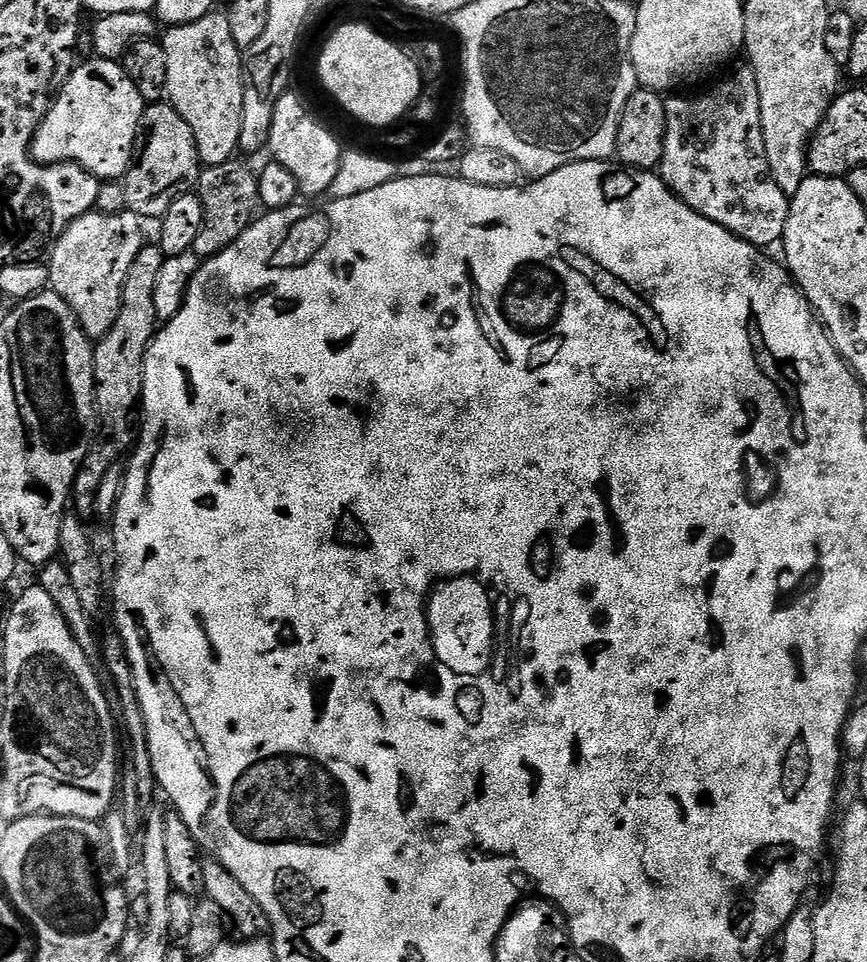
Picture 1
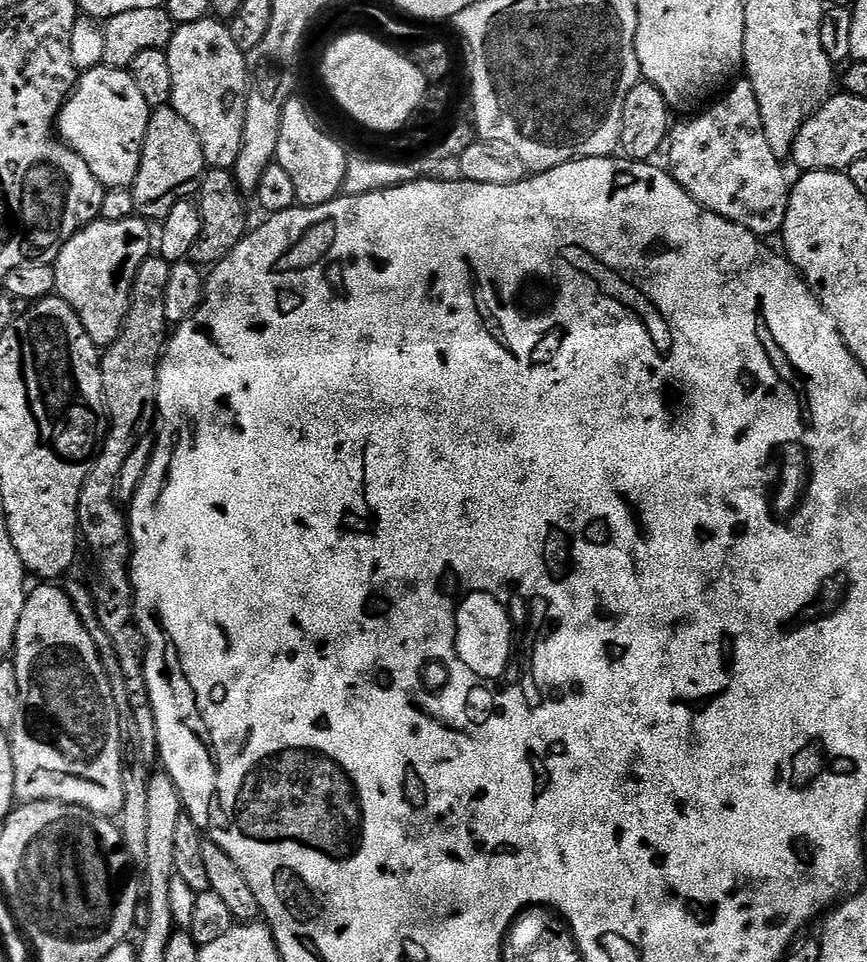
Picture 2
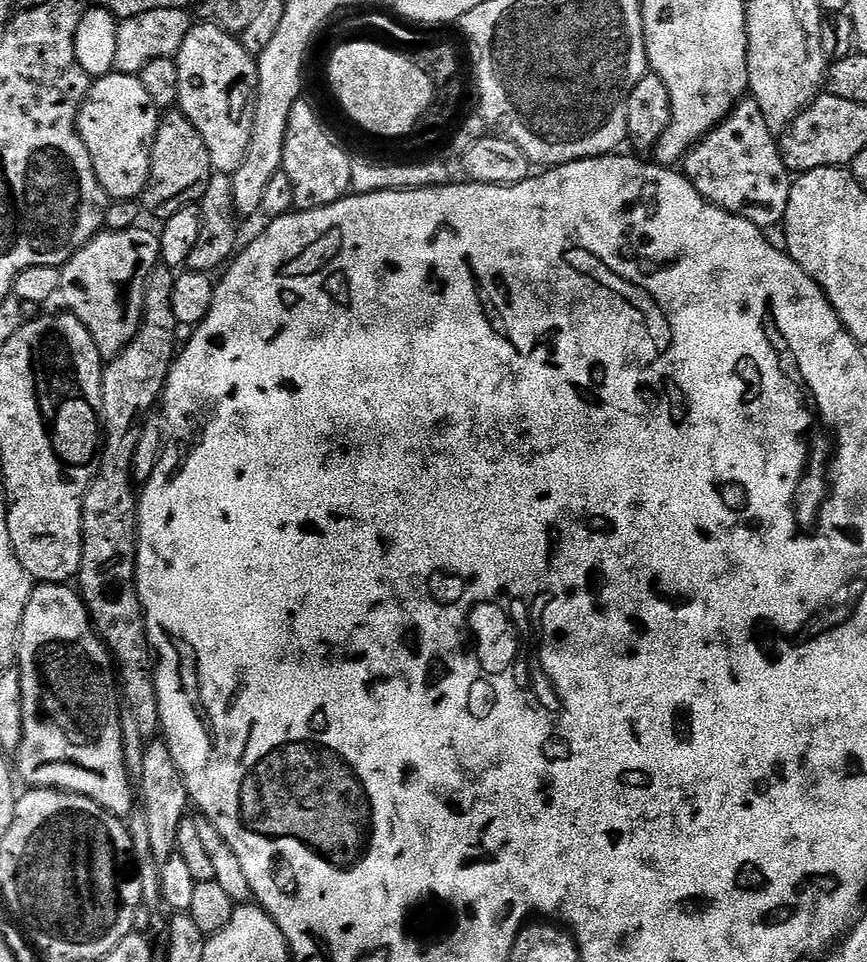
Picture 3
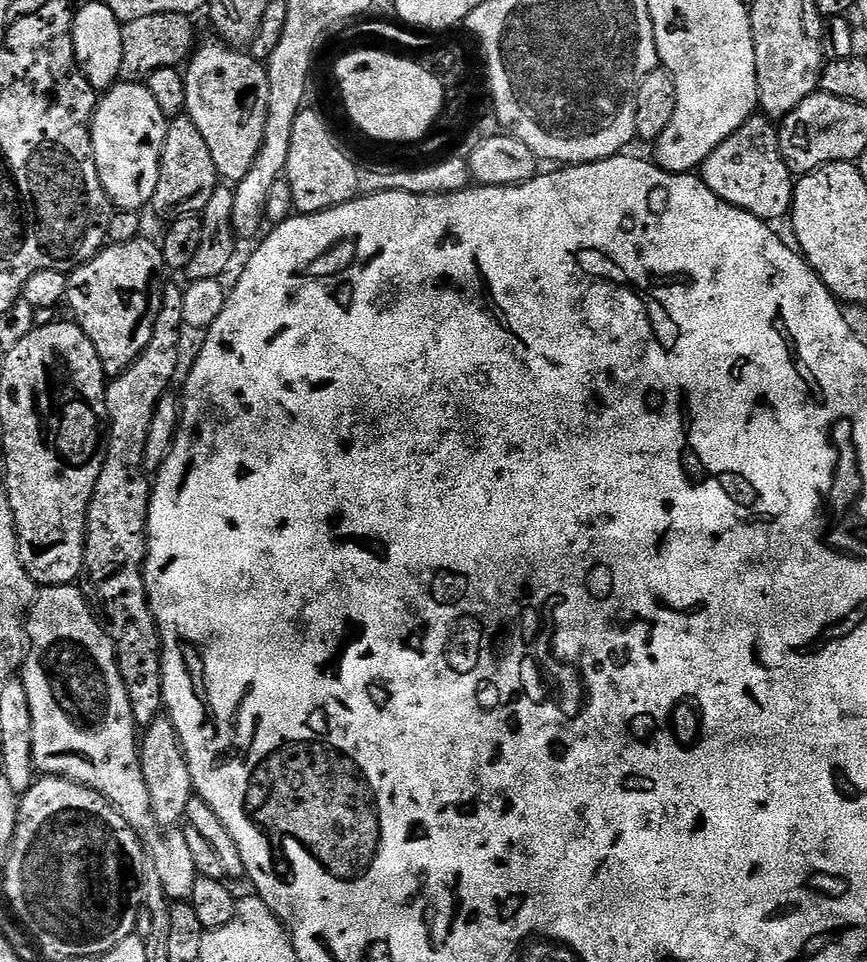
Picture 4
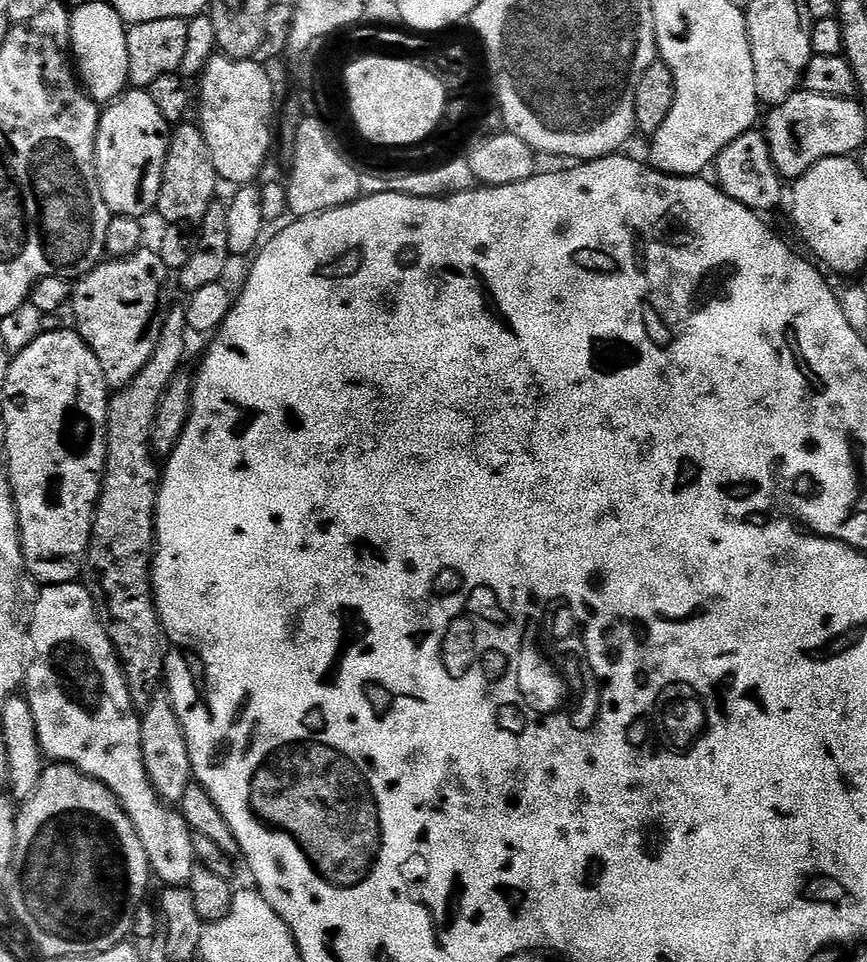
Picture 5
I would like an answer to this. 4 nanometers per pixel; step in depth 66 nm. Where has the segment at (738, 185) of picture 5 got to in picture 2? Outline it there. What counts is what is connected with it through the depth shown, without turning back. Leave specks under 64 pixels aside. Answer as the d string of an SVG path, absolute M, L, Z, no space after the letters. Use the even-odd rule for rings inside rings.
M747 78L737 79L736 82L717 104L710 105L697 120L692 120L689 124L677 123L671 129L666 141L666 168L676 179L678 186L682 186L682 190L690 193L706 210L750 230L758 237L769 238L768 236L774 235L775 232L777 235L784 227L790 179L788 180L787 174L784 173L785 165L774 154L774 150L770 150L754 86Z

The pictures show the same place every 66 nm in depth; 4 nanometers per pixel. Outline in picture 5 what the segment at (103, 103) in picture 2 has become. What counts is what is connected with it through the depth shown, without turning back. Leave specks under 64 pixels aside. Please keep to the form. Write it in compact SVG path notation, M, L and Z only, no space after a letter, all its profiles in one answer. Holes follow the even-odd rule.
M125 91L101 111L96 135L96 177L109 212L117 216L144 218L148 211L151 213L155 209L162 190L164 167L168 161L169 141L170 125L162 110L158 110L158 106L154 103L151 91Z

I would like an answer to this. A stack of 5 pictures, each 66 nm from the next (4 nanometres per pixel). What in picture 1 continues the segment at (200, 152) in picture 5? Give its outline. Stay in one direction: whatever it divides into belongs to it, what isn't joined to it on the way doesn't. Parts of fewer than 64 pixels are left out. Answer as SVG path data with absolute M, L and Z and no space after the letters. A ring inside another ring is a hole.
M152 102L145 107L140 119L140 136L148 139L137 147L128 172L122 177L126 190L127 211L141 218L163 218L170 210L170 202L183 192L195 189L200 179L202 165L194 140L194 130L186 126L186 118L178 114L167 102Z

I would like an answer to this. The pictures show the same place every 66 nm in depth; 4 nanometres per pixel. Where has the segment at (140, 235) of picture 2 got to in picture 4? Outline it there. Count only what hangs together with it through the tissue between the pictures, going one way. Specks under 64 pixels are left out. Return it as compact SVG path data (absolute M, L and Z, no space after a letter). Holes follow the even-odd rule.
M137 238L134 240L127 240L121 244L109 243L107 246L100 249L99 254L97 254L92 260L88 261L87 264L83 264L81 268L76 268L72 272L67 273L68 278L68 294L66 297L66 308L72 311L71 319L75 323L79 324L81 330L86 334L86 338L90 338L90 342L94 346L94 350L98 350L100 355L100 360L104 363L105 373L109 377L115 378L120 375L120 373L125 372L135 360L140 356L142 350L146 350L146 346L150 342L152 337L152 331L154 330L154 322L156 321L156 313L158 311L157 305L154 303L154 296L152 300L152 283L156 280L156 275L160 271L165 271L166 265L164 262L164 253L162 251L161 245L156 244L152 240L143 240L143 238Z

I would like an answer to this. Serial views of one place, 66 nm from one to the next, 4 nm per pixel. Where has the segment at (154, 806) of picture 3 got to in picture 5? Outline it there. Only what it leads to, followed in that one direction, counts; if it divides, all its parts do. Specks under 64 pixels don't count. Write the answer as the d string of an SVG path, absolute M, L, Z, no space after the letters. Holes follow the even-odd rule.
M161 694L153 698L148 708L143 709L140 717L142 730L142 758L146 774L161 800L169 806L179 805L186 790L194 783L192 759L188 749L188 739L182 722L172 705L172 698Z

